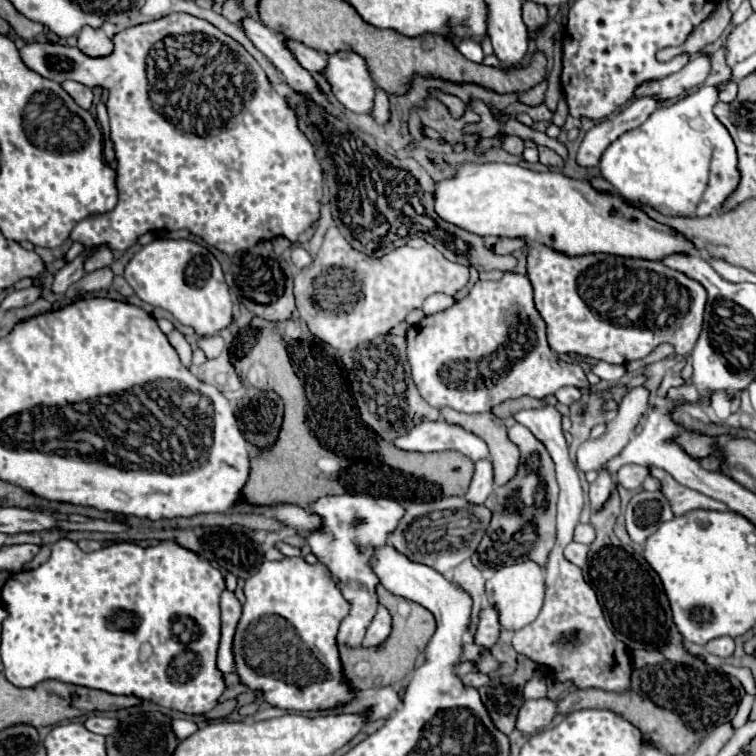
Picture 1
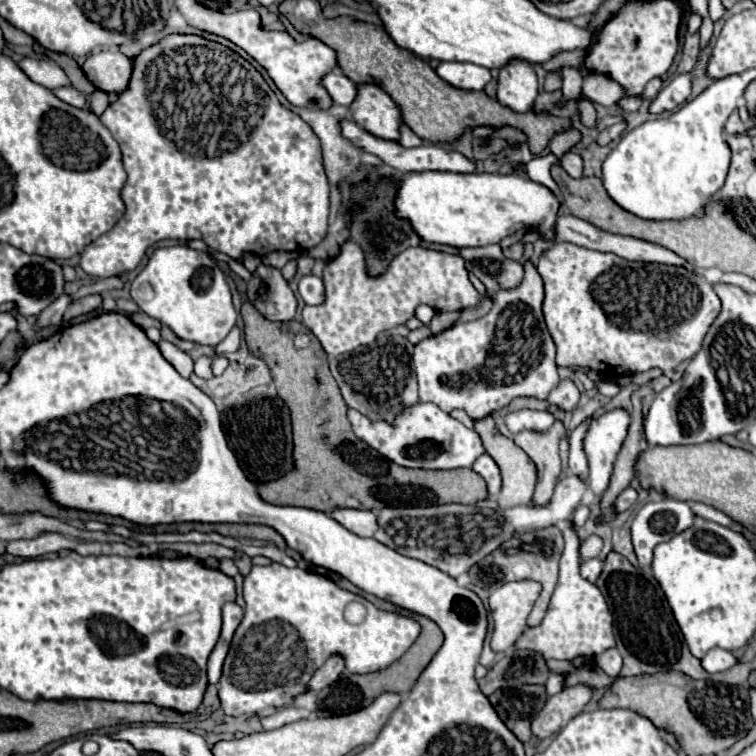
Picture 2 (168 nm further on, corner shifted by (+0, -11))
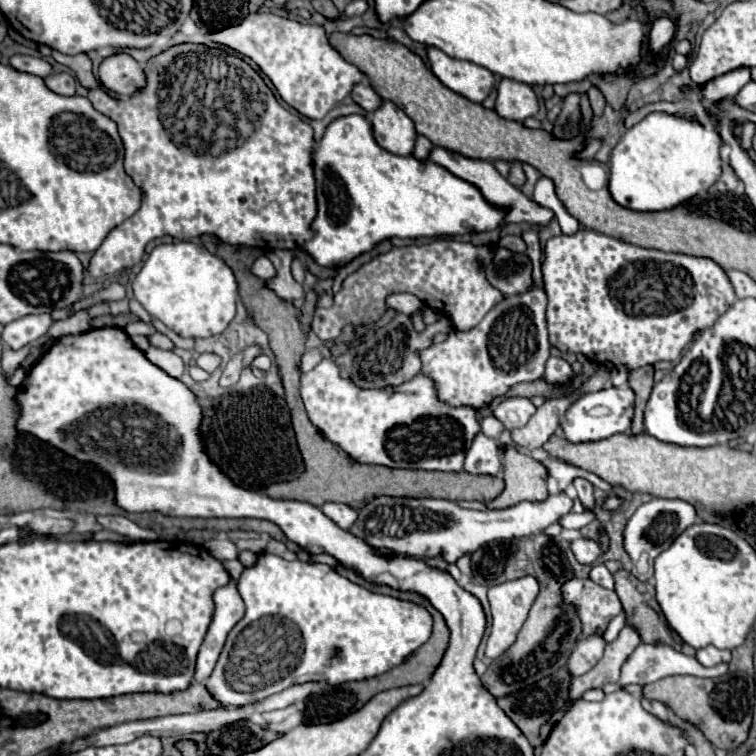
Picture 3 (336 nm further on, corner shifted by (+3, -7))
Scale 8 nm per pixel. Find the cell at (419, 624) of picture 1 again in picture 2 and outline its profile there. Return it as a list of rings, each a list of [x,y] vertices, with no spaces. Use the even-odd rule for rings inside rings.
[[[334,572],[327,573],[327,576],[341,588],[364,596],[366,600],[370,600],[370,602],[372,602],[376,608],[380,608],[380,610],[396,612],[396,614],[400,614],[400,616],[410,616],[410,618],[414,618],[414,620],[422,626],[422,632],[420,632],[420,636],[416,638],[416,642],[414,642],[394,664],[390,664],[388,668],[378,670],[378,672],[370,672],[370,674],[344,674],[344,676],[340,676],[338,682],[334,682],[334,684],[330,684],[328,688],[320,690],[320,692],[316,694],[316,696],[318,696],[318,710],[316,710],[318,716],[338,716],[338,714],[348,714],[348,712],[360,710],[360,708],[368,706],[374,698],[378,698],[380,694],[384,694],[384,692],[406,694],[406,692],[412,688],[412,684],[416,682],[416,678],[420,676],[420,672],[428,666],[428,662],[432,660],[432,656],[438,652],[440,644],[444,642],[444,636],[442,636],[440,628],[438,628],[432,620],[428,620],[428,618],[424,618],[424,616],[416,616],[416,614],[412,614],[412,612],[408,612],[408,610],[400,610],[400,608],[396,608],[392,602],[380,600],[380,598],[372,596],[372,594],[362,592],[349,580]]]

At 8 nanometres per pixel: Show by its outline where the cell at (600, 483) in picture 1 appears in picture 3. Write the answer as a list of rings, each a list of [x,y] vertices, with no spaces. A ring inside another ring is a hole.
[[[609,386],[599,392],[583,394],[565,412],[565,420],[561,424],[563,436],[569,442],[593,442],[599,438],[609,438],[613,434],[625,434],[631,430],[633,404],[635,404],[635,394],[629,386],[625,386],[625,388]]]

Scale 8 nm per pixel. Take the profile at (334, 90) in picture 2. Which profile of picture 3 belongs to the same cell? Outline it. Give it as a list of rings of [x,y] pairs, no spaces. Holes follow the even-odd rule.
[[[357,84],[357,88],[353,88],[353,92],[351,92],[351,96],[353,96],[353,100],[367,112],[367,114],[373,114],[375,110],[379,110],[381,108],[381,104],[383,104],[383,98],[373,90],[373,86],[371,84]]]

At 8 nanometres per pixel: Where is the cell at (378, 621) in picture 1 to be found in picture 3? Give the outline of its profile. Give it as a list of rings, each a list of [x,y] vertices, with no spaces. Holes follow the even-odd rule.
[[[267,552],[259,556],[255,566],[243,570],[239,578],[239,594],[247,612],[229,632],[217,666],[205,680],[211,696],[221,700],[225,706],[255,704],[293,684],[327,682],[329,686],[337,686],[341,682],[357,682],[379,676],[399,666],[411,652],[423,646],[433,628],[431,614],[419,604],[375,594],[343,578],[327,564],[309,564],[303,560],[287,562],[281,556]]]

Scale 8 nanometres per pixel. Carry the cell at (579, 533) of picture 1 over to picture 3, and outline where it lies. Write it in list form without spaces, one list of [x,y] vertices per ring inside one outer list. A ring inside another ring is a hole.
[[[577,538],[577,540],[569,542],[569,548],[575,554],[579,564],[593,564],[601,556],[601,548],[597,548],[597,540]]]

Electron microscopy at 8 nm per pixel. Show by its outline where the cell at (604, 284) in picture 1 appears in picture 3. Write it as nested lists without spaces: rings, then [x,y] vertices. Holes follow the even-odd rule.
[[[581,228],[573,236],[555,236],[545,244],[543,286],[549,298],[549,342],[555,348],[561,352],[585,354],[595,362],[609,360],[613,364],[619,360],[619,352],[629,370],[659,360],[677,360],[695,332],[713,326],[713,322],[737,300],[725,270],[711,258],[641,248],[589,228]]]

